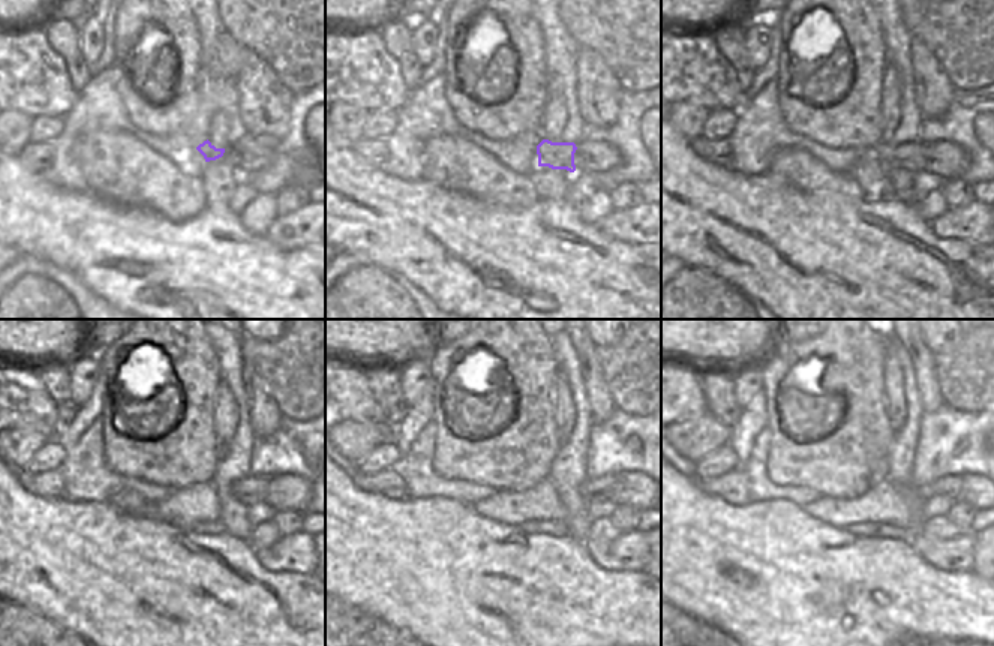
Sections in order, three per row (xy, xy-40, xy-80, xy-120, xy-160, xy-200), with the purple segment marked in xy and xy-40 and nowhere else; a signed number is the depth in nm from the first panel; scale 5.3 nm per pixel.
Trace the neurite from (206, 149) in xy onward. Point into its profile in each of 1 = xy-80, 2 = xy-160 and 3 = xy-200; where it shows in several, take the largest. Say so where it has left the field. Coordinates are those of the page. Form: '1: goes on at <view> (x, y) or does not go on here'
1: goes on at xy-80 (910, 156)
2: goes on at xy-160 (591, 489)
3: goes on at xy-200 (949, 486)

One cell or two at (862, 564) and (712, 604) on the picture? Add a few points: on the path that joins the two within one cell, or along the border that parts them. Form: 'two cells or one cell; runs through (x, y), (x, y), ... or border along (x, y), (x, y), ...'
one cell; runs through (825, 589), (750, 589)

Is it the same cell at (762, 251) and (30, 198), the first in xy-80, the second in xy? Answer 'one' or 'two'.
one

